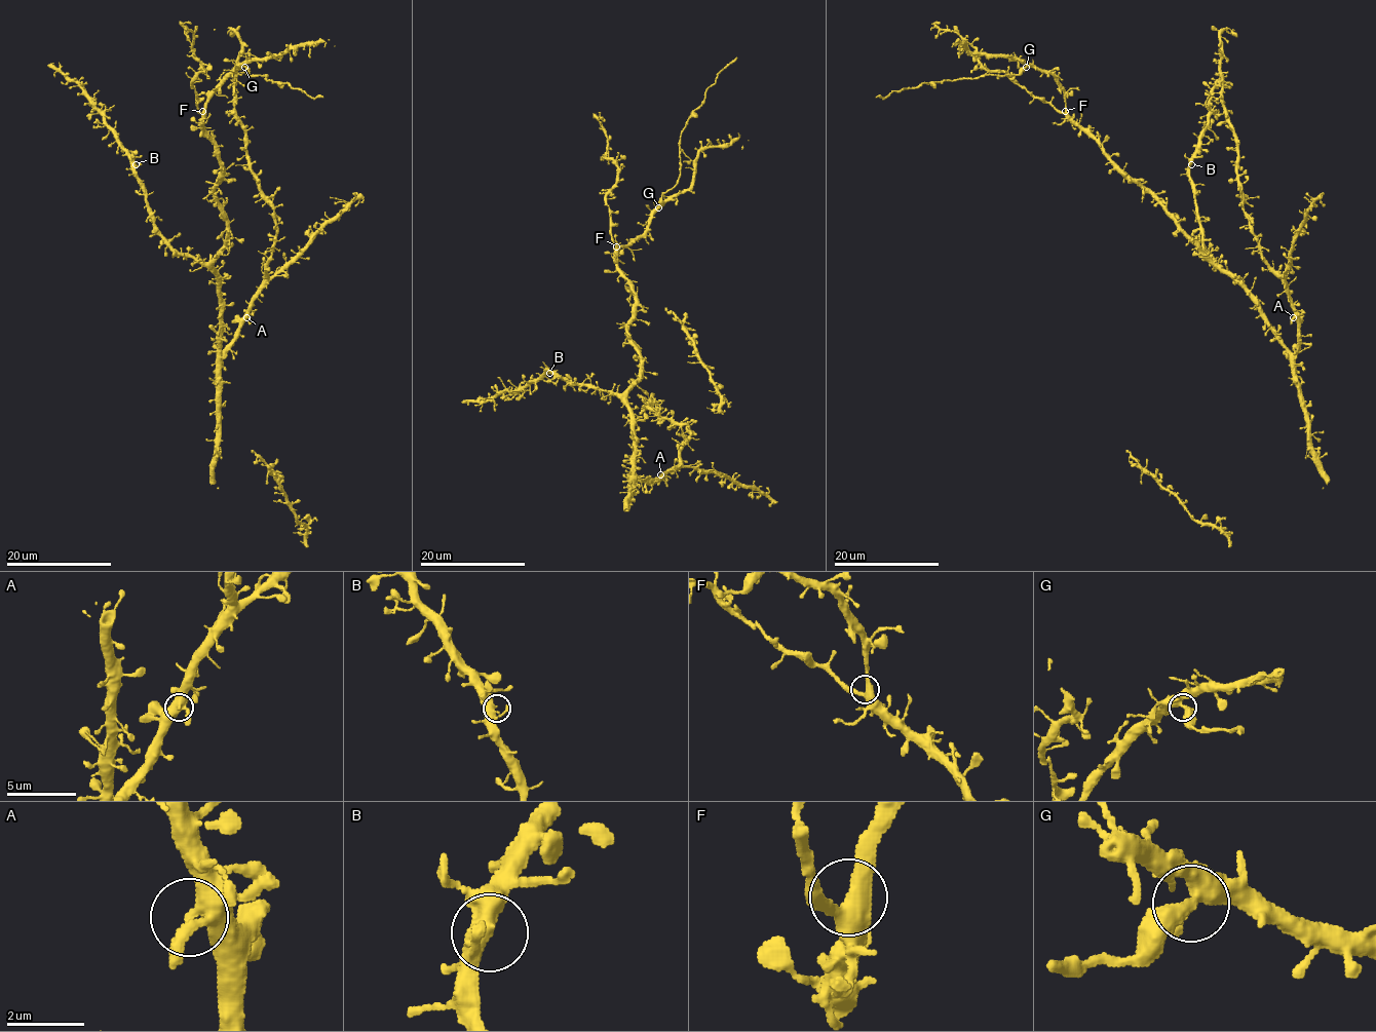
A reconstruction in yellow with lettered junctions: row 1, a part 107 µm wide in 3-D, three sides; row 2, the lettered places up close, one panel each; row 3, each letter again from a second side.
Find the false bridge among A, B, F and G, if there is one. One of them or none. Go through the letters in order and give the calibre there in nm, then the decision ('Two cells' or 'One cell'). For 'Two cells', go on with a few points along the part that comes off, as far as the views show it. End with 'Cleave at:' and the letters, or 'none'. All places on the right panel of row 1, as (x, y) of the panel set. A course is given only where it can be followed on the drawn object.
A: Thickness 400 nm. One cell
B: Thickness 380 nm. One cell
F: Thickness 400 nm. One cell
G: Thickness 400 nm. Two cells. Course of the part to remove: (1026, 67), (1015, 74), (983, 74), (975, 78), (923, 82), (915, 87), (894, 90), (886, 97), (876, 97)
Cleave at: G

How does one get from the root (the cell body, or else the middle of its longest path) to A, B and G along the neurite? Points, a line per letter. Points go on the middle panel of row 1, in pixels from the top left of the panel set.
A: (634, 418), (633, 474), (642, 480), (653, 480), (660, 474)
B: (634, 418), (615, 395), (587, 384), (574, 384), (549, 373)
G: (634, 418), (627, 390), (641, 370), (628, 333), (635, 294), (616, 252), (644, 231), (659, 207)

